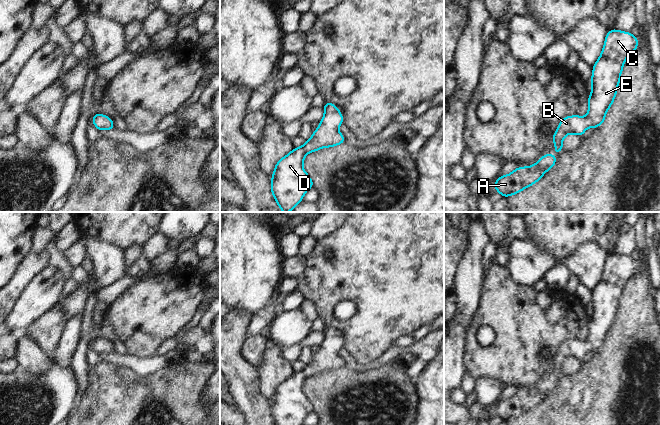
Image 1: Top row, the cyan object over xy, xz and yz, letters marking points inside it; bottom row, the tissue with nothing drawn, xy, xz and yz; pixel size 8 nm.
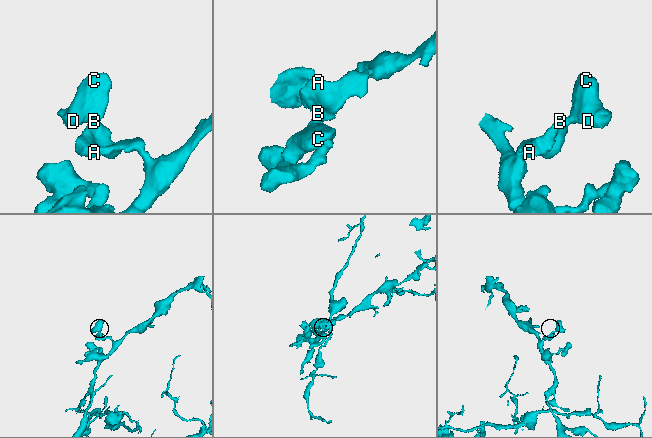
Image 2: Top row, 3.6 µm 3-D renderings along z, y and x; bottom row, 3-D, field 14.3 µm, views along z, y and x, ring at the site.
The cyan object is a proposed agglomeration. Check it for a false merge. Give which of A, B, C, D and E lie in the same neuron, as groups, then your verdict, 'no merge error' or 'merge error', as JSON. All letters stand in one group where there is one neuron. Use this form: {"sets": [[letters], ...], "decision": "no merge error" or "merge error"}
{"sets": [["A", "B", "C", "D", "E"]], "decision": "no merge error"}

